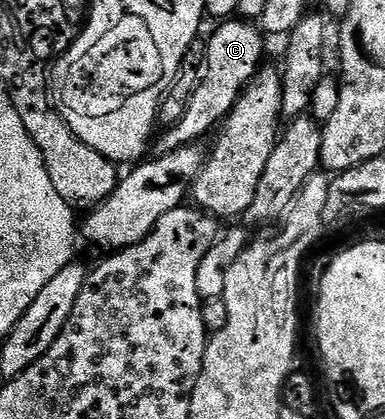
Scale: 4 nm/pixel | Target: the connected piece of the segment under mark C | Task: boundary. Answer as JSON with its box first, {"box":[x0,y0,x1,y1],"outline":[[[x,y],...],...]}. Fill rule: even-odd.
{"box":[154,18,266,153],"outline":[[[229,18],[217,28],[220,29],[212,37],[207,37],[202,75],[188,99],[186,114],[182,114],[177,124],[165,127],[161,136],[159,133],[154,144],[157,153],[173,152],[186,144],[201,141],[208,131],[211,133],[229,116],[240,93],[247,88],[261,67],[266,36],[255,23],[243,18]]]}

